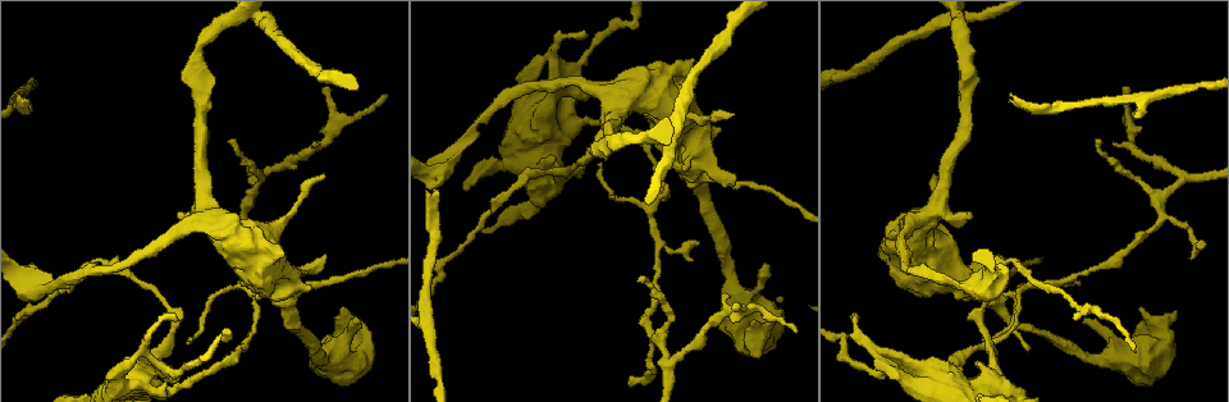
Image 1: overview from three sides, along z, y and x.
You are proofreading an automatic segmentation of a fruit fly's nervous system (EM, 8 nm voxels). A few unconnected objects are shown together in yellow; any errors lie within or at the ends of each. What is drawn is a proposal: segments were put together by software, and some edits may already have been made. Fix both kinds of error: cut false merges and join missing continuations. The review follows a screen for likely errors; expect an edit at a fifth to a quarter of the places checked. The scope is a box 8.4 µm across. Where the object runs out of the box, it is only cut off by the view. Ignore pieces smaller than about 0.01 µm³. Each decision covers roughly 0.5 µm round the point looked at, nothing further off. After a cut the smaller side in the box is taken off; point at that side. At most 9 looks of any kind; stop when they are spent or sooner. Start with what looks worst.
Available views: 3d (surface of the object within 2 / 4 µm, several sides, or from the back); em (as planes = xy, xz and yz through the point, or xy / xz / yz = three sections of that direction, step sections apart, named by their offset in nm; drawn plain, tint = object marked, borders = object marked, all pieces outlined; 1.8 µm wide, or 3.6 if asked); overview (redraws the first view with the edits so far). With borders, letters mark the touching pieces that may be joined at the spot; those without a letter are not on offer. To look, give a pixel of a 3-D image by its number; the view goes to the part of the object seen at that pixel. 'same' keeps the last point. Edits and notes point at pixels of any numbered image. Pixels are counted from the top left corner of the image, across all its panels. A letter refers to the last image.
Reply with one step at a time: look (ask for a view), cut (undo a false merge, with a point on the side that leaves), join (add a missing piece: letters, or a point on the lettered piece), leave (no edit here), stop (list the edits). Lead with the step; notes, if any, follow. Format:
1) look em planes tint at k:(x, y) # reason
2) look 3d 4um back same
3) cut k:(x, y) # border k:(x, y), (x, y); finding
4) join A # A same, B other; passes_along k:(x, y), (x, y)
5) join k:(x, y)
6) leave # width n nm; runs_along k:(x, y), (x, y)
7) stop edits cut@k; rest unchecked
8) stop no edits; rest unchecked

look em 3.6um planes borders at 1:(928, 212)

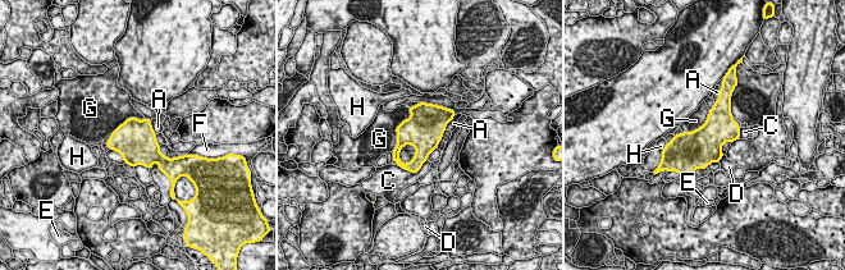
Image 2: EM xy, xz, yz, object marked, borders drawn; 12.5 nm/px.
leave # width 460 nm; A other, C other, D other, E other, F other, G other, H other; continuous, no second neuron

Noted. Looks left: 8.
look 3d 4um at 1:(995, 365) # thick turns thin

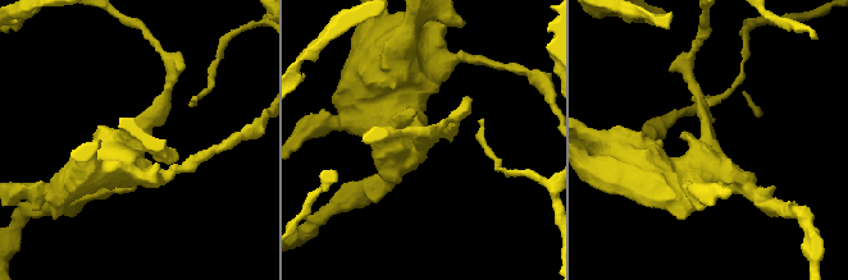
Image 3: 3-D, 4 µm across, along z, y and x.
look em xy step 8 tint at 3:(429, 141) # shape alone is not enough

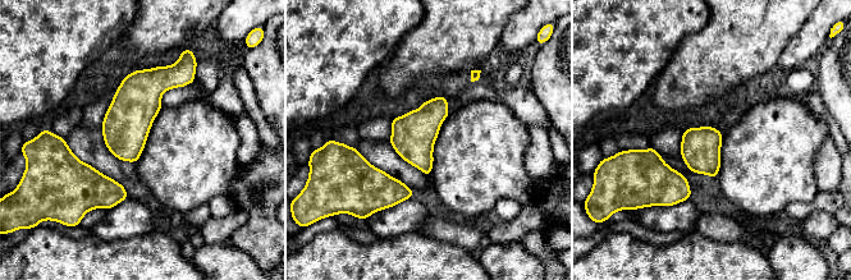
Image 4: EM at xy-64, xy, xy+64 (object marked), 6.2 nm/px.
look em yz step 8 borders same

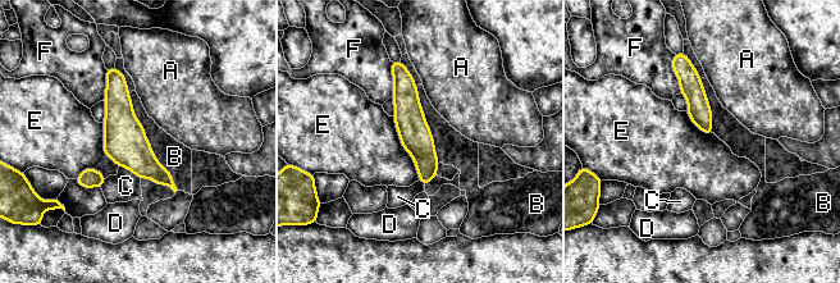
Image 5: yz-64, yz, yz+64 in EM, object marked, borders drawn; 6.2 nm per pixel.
leave # A other, B other, C other, D other, E other, F other; border 5:(392, 117), (420, 179); one neuron here

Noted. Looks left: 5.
look 3d 4um at 1:(682, 168) # stops while still wide

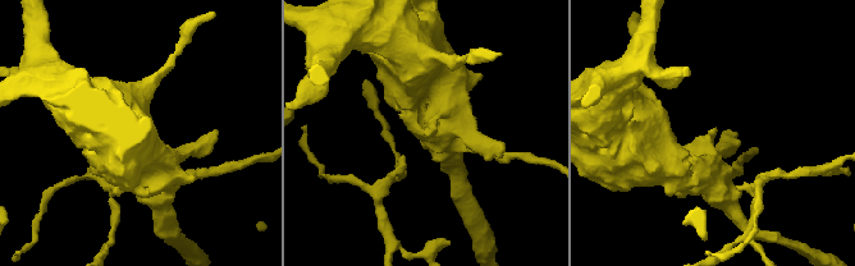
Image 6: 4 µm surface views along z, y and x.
look em planes borders at 6:(426, 132)

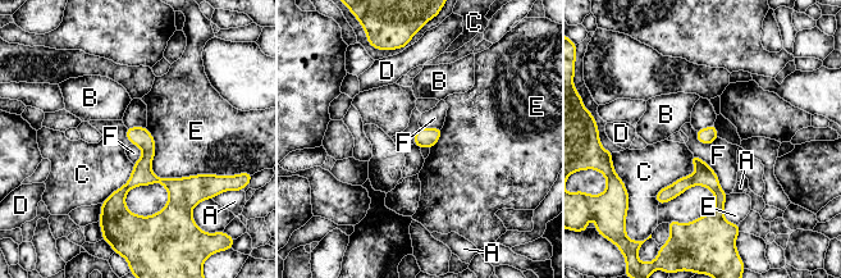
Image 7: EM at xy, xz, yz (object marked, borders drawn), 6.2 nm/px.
leave # A other, B other, C other, D other, E other, F other; runs_along 7:(141, 130), (146, 159), (120, 194), (127, 214); no lettered piece goes on from it

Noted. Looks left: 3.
look 3d 4um at 1:(726, 277) # calibre changes

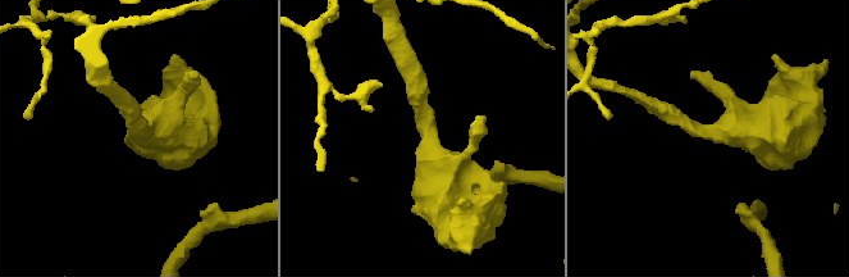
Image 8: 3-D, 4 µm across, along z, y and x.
look em planes borders at 8:(429, 130) # arm_widths 220, 600 nm; shape alone is not enough

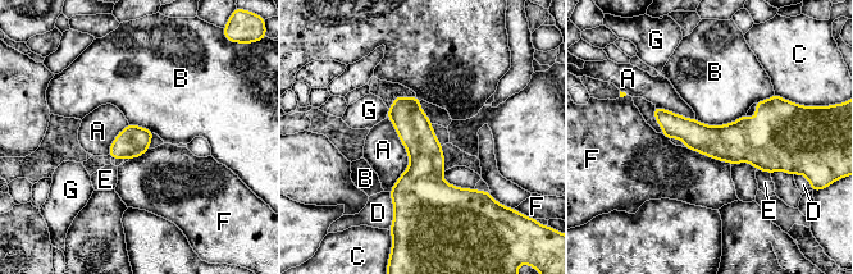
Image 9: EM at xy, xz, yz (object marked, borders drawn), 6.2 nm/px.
leave # A other, B other, C other, D other, E other, F other, G other; border 9:(746, 113), (715, 126), (696, 119); all the same neuron

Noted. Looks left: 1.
stop no edits; rest unchecked

